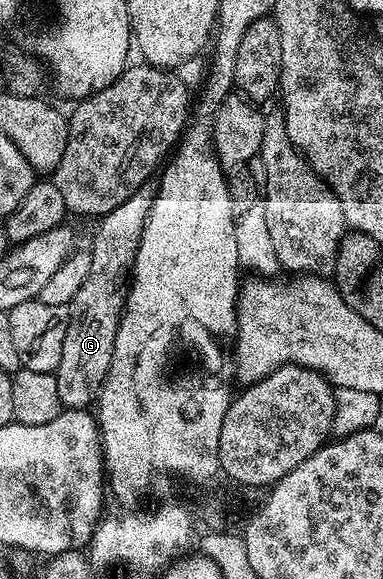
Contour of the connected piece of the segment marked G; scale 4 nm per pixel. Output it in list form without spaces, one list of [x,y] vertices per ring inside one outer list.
[[[144,185],[133,193],[127,201],[121,203],[98,220],[95,227],[95,236],[91,239],[89,250],[89,277],[77,289],[77,297],[67,304],[67,328],[65,329],[65,345],[61,353],[61,361],[54,371],[57,381],[57,393],[61,393],[61,401],[67,409],[87,409],[99,398],[99,391],[103,388],[105,377],[109,373],[109,365],[113,361],[113,345],[117,337],[119,319],[123,316],[123,303],[127,300],[126,290],[131,278],[131,266],[135,264],[135,253],[139,248],[143,225],[151,208],[153,191],[150,186]]]

